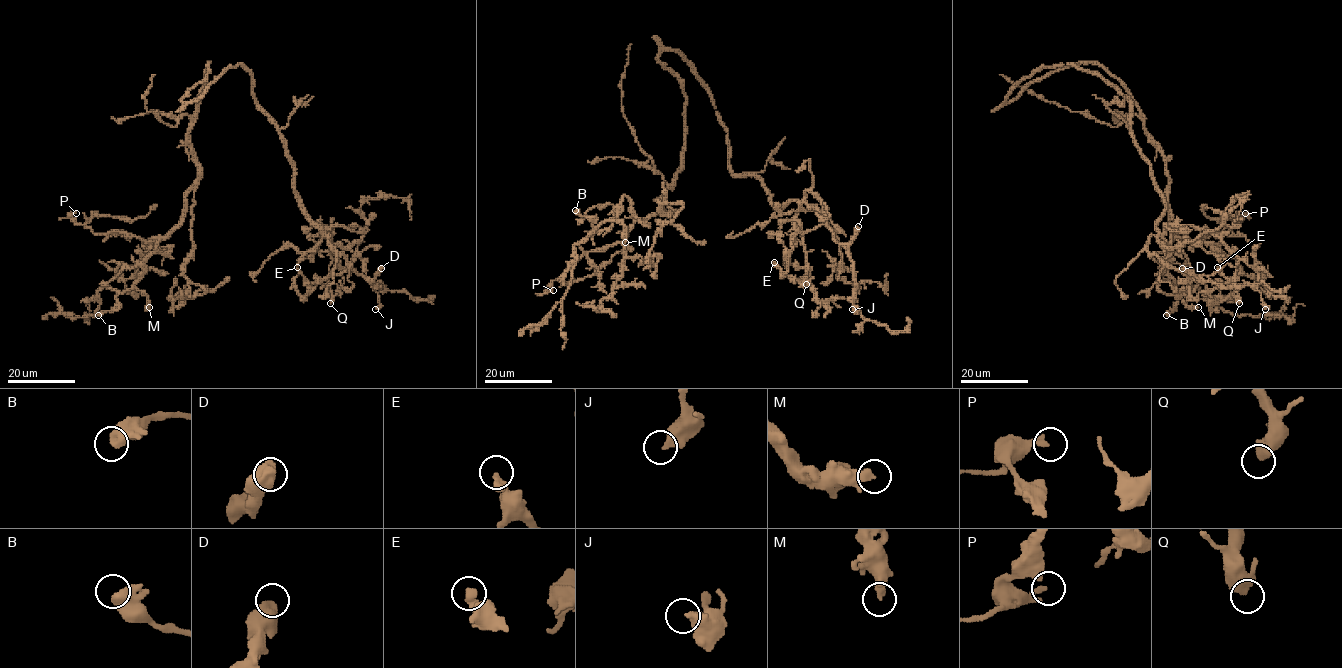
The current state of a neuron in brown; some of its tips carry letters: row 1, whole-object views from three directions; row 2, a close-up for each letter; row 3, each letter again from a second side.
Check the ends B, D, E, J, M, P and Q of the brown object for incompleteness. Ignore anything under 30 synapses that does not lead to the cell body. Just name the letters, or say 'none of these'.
M

